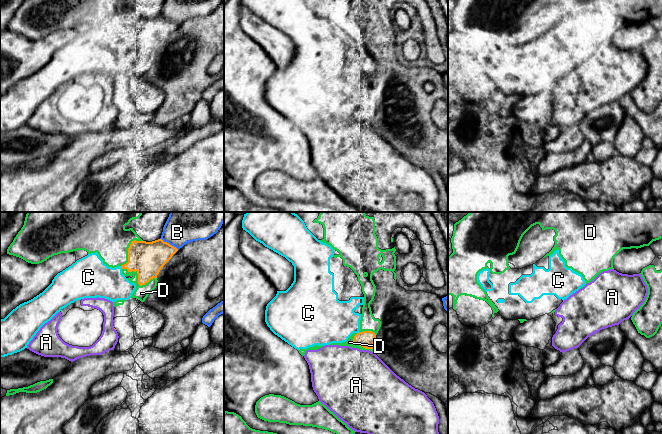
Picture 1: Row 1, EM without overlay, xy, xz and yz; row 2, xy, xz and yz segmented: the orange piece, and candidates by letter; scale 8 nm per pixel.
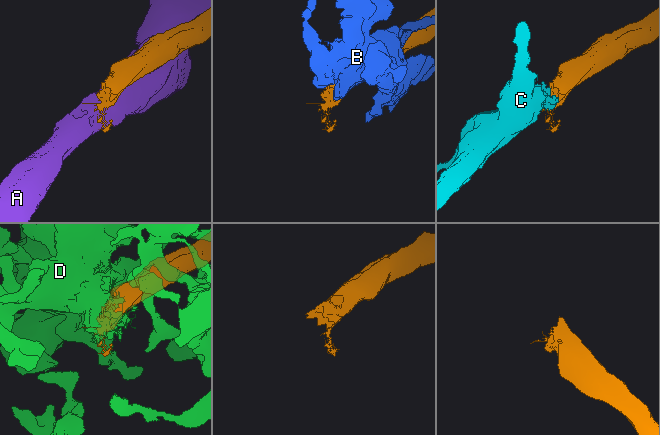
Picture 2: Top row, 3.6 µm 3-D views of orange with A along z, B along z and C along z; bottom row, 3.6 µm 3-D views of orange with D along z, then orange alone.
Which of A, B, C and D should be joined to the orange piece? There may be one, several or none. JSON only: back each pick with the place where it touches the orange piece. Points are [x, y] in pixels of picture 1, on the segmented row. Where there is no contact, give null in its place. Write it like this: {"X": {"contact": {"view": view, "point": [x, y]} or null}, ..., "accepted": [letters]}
{"C": {"contact": {"view": "xy", "point": [121, 267]}}, "accepted": ["C"]}

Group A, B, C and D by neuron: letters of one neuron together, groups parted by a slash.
A / B / C / D

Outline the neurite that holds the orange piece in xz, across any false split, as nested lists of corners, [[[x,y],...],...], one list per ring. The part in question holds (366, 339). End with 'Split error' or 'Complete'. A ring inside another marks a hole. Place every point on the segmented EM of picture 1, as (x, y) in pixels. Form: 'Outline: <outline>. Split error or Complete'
Outline: [[[372,331],[359,332],[354,336],[353,344],[365,349],[373,349],[376,334]]]. Complete

